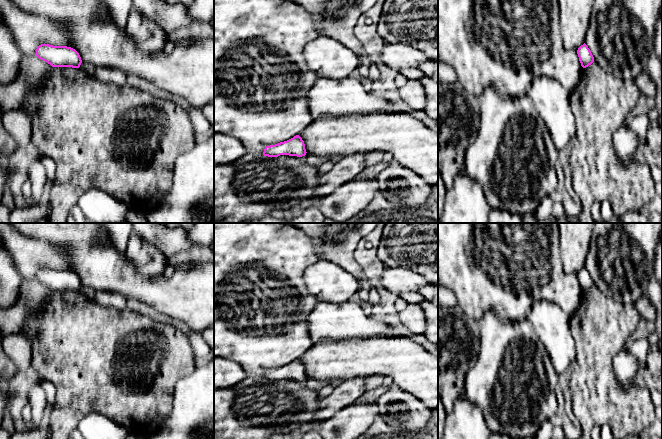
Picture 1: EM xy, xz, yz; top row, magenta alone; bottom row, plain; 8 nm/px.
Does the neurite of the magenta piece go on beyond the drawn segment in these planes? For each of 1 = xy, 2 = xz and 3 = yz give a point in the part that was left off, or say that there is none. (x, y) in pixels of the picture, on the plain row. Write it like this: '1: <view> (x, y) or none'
1: none
2: none
3: none

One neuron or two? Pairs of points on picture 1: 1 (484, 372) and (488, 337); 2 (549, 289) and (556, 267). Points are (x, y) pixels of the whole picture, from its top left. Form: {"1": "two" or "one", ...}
{"1": "one", "2": "one"}

